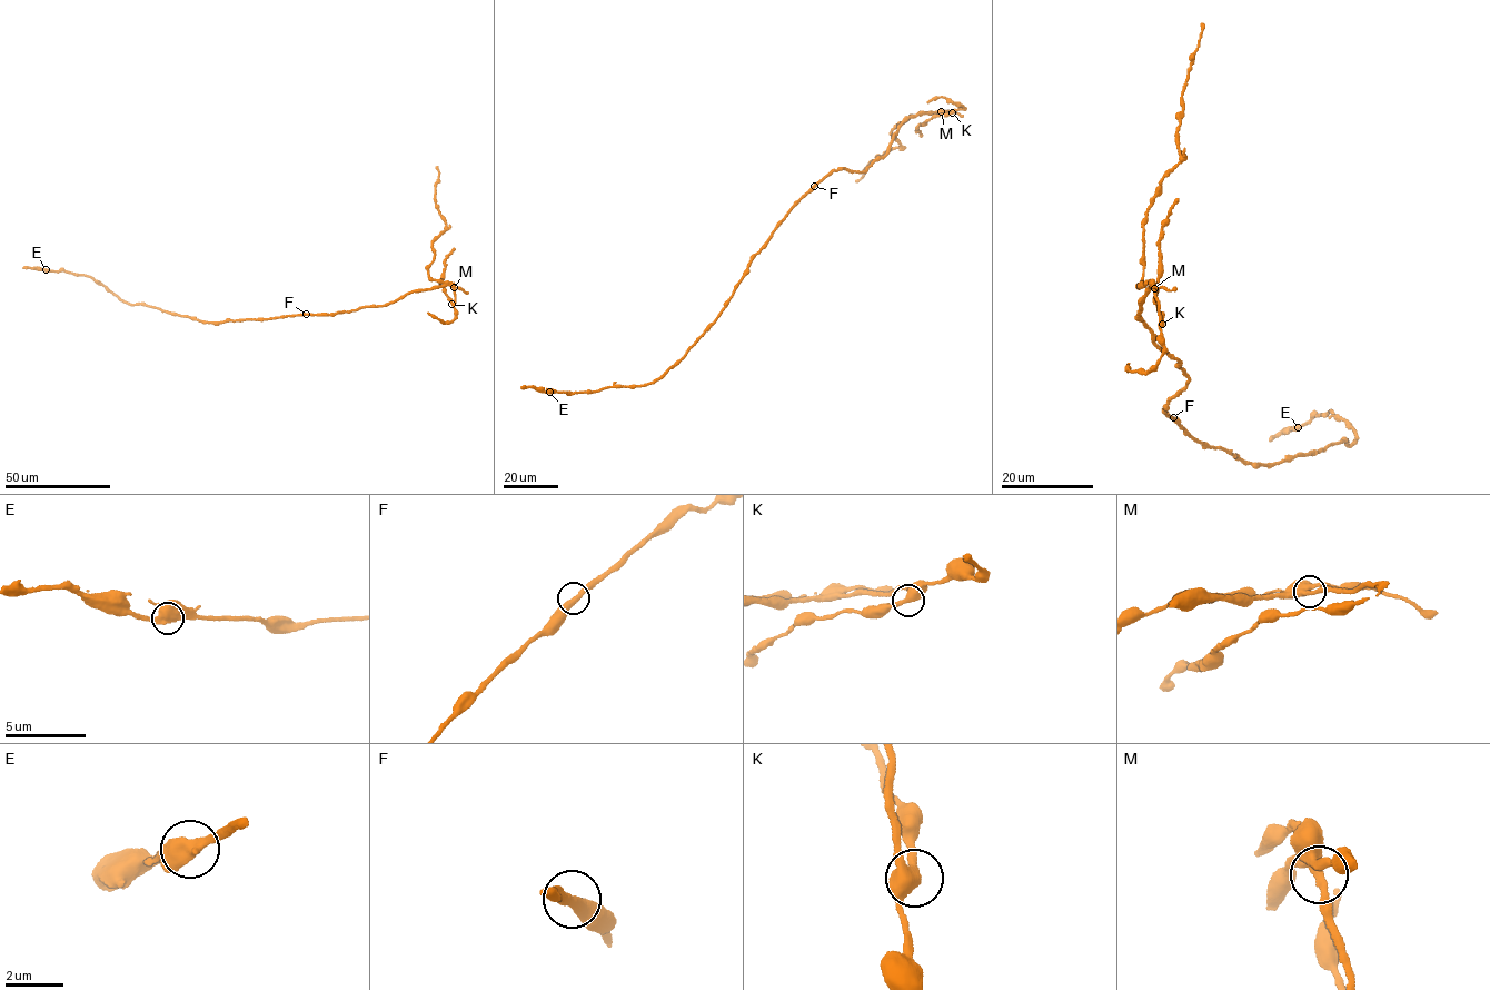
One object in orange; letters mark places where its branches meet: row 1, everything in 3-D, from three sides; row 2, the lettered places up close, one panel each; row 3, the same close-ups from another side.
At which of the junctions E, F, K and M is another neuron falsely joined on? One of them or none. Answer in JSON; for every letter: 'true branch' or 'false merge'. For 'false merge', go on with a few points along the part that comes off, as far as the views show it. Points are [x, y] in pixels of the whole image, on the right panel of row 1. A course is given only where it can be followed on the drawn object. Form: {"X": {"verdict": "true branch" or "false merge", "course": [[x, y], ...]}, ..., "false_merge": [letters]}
{"E": {"verdict": "true branch"}, "F": {"verdict": "true branch"}, "K": {"verdict": "true branch"}, "M": {"verdict": "true branch"}, "false_merge": []}

